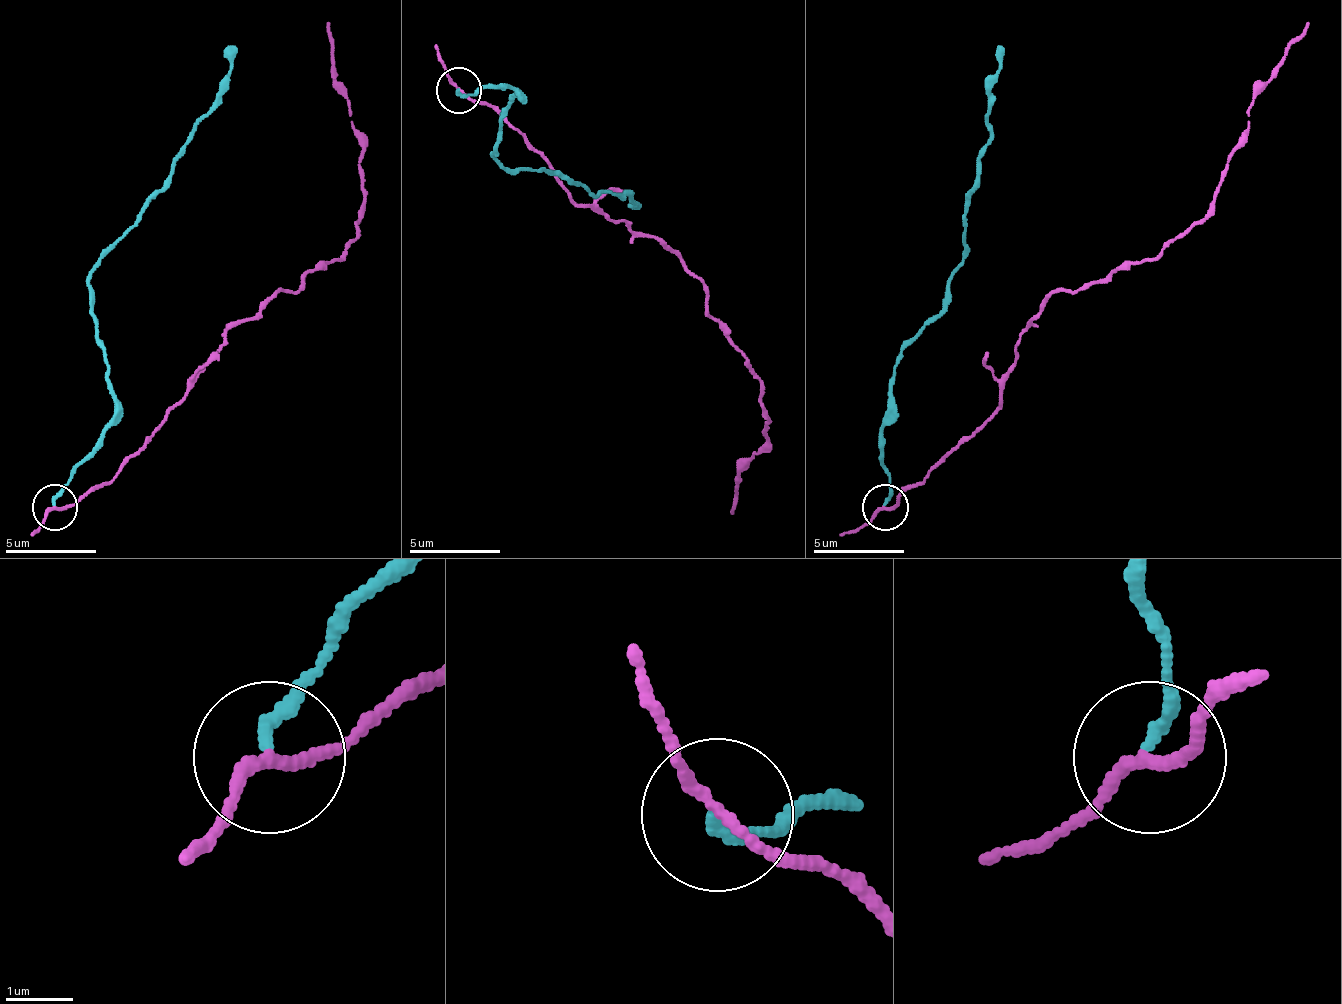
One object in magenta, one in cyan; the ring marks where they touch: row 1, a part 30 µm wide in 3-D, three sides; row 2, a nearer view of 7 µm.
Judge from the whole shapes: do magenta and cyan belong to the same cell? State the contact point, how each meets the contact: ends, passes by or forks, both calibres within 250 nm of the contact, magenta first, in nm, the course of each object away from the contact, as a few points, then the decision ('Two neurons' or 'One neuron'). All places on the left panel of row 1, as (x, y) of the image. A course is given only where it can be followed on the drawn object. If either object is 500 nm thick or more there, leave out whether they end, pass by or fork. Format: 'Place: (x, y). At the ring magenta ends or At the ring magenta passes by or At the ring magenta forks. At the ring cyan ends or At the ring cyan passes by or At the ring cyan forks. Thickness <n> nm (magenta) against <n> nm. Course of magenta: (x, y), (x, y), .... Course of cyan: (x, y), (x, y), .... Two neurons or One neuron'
Place: (54, 507). At the ring magenta passes by. At the ring cyan ends. Thickness 160 nm (magenta) against 190 nm. Course of magenta: (56, 506), (101, 488), (225, 337), (275, 291), (298, 287), (357, 236), (362, 136), (334, 76), (325, 21). Course of cyan: (56, 506), (69, 474), (115, 415), (115, 392), (88, 273), (216, 104), (229, 67), (229, 44). Two neurons

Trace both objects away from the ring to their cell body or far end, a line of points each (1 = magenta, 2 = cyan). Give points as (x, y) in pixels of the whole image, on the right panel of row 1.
1: (886, 506), (1000, 405), (1019, 337), (1055, 291), (1106, 282), (1183, 236), (1211, 204), (1252, 95), (1307, 21)
2: (886, 506), (895, 355), (941, 309), (964, 259), (964, 195), (991, 140), (996, 44)

